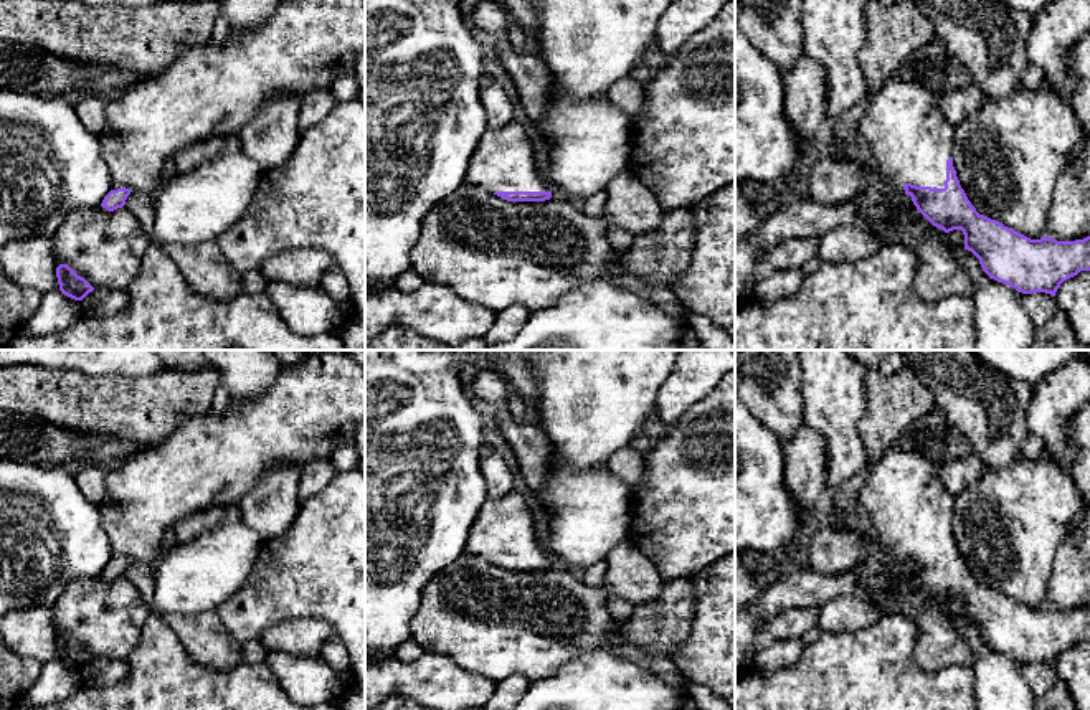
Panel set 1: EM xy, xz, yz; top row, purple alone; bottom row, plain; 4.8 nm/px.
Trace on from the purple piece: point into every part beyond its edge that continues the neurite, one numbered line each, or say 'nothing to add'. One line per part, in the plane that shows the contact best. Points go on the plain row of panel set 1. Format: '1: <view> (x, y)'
1: yz (910, 511)

